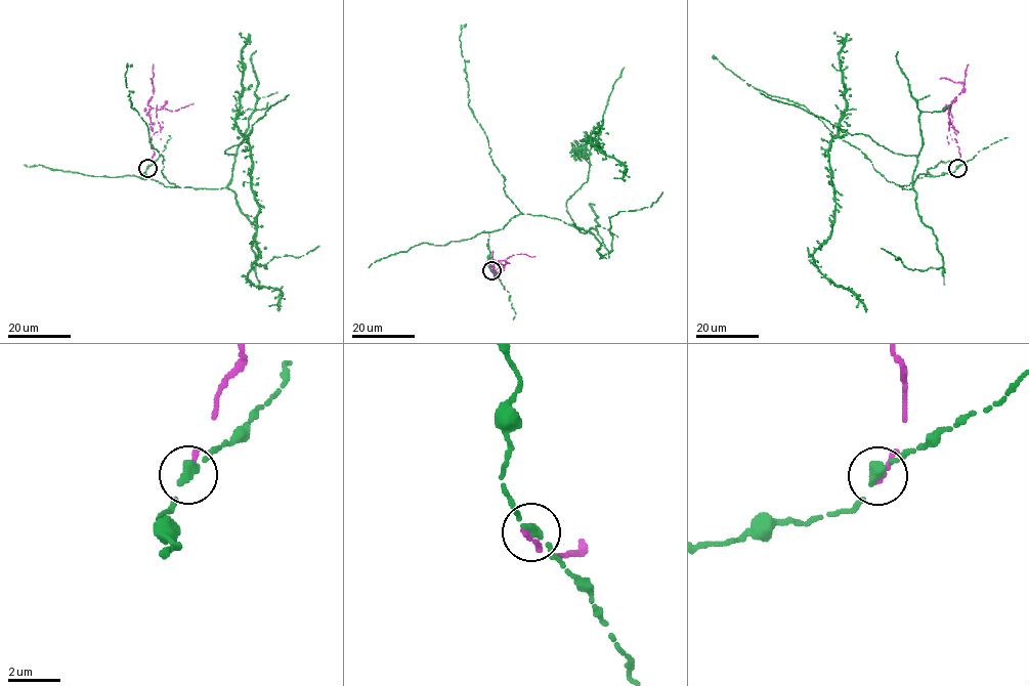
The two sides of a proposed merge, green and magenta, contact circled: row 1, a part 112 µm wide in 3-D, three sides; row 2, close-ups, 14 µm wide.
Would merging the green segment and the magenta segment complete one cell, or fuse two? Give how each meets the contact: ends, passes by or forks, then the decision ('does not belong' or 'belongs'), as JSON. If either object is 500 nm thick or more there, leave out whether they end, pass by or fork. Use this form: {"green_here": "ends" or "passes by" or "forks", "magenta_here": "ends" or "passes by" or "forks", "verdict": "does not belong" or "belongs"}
{"green_here": "passes by", "magenta_here": "ends", "verdict": "does not belong"}

